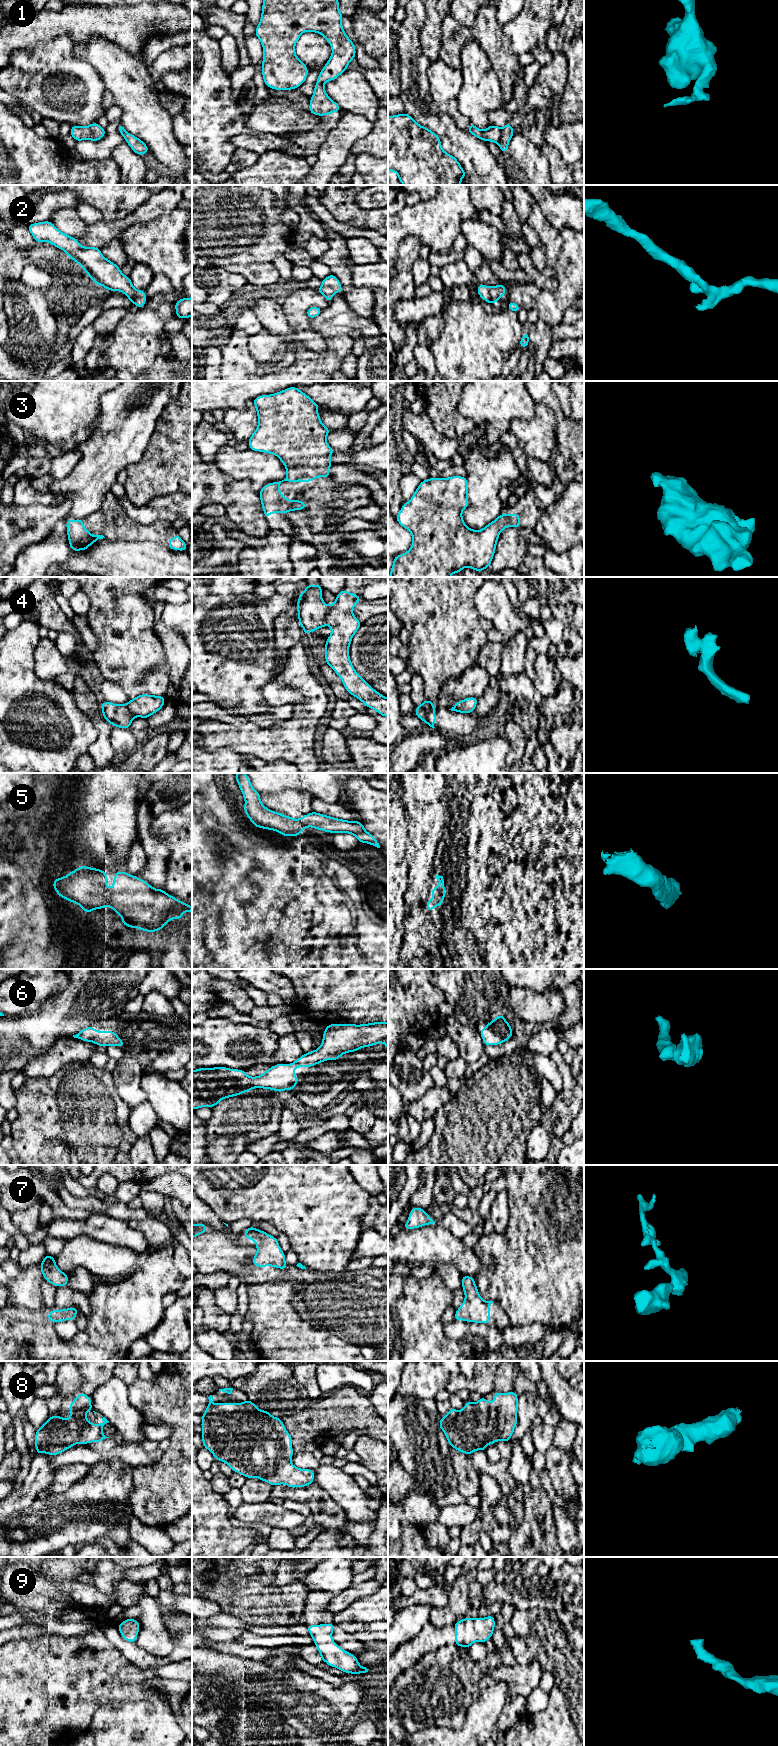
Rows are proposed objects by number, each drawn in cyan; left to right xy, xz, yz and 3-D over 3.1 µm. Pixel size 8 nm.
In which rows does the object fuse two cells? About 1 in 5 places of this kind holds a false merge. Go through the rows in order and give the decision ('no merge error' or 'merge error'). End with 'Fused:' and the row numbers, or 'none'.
1: no merge error
2: no merge error
3: no merge error
4: merge error
5: no merge error
6: no merge error
7: no merge error
8: no merge error
9: no merge error
Fused: 4

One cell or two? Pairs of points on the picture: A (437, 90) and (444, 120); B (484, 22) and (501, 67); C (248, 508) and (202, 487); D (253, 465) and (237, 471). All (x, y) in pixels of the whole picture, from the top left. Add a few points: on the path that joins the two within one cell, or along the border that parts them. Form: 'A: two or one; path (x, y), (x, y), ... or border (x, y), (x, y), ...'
A: two; border (429, 90), (433, 101), (441, 110), (446, 112)
B: one; path (488, 33), (501, 56)
C: one; path (237, 498), (223, 489), (213, 489)
D: one; path (249, 465), (241, 467)

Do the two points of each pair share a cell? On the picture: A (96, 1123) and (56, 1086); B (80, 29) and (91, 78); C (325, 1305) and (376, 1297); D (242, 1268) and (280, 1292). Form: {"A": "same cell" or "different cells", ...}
{"A": "same cell", "B": "different cells", "C": "same cell", "D": "different cells"}

